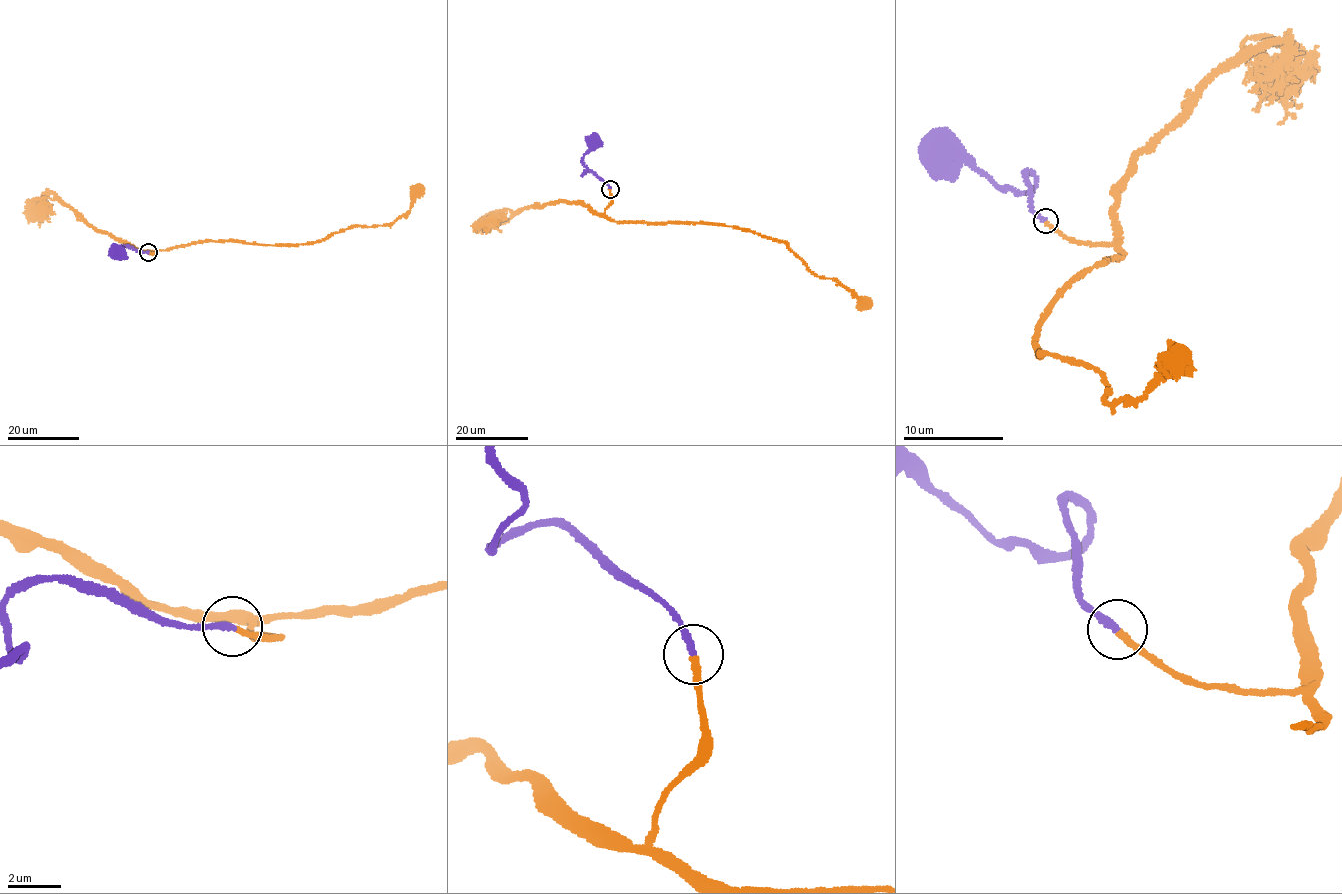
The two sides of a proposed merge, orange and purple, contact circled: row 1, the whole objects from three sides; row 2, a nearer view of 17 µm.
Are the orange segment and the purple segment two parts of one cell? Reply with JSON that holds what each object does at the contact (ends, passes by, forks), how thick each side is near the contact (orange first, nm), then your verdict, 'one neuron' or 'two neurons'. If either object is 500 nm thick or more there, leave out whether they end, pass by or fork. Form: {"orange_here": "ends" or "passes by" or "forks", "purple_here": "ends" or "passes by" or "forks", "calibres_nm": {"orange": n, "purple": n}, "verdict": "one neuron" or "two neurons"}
{"orange_here": "ends", "purple_here": "ends", "calibres_nm": {"orange": 240, "purple": 240}, "verdict": "one neuron"}

